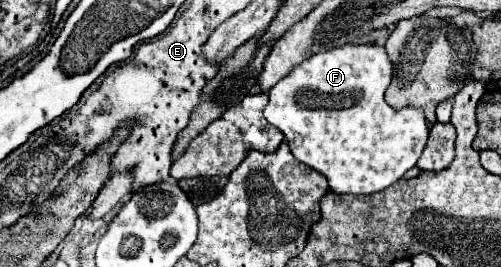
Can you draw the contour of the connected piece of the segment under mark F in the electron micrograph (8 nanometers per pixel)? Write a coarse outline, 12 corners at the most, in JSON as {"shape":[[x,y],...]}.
{"shape":[[383,45],[315,53],[265,119],[331,191],[371,195],[415,167],[421,109],[383,95]]}

